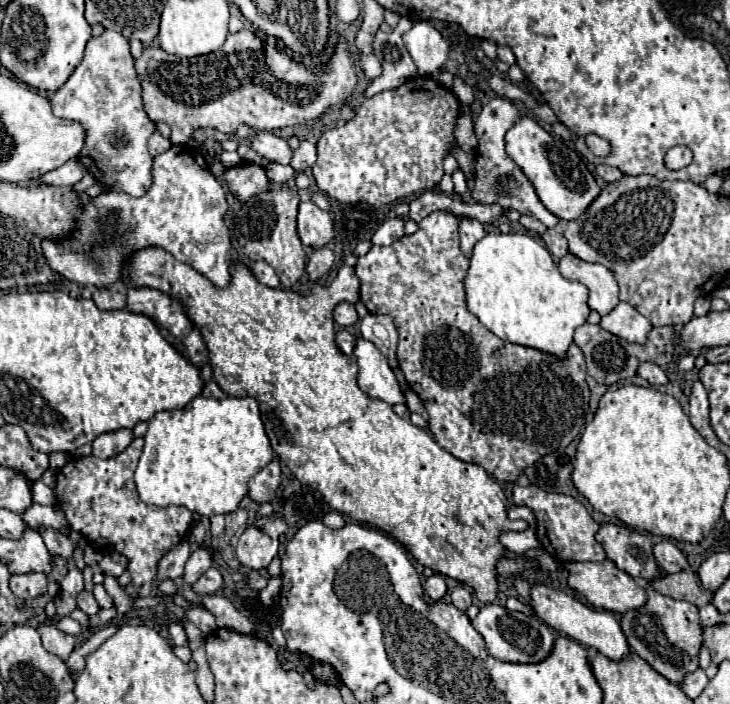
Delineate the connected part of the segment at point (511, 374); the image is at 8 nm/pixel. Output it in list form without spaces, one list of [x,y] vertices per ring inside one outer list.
[[[432,212],[418,224],[414,234],[402,236],[390,246],[372,246],[356,264],[360,298],[370,314],[392,316],[398,330],[396,356],[400,370],[424,402],[430,416],[428,428],[436,442],[458,460],[484,466],[498,482],[516,482],[528,466],[544,454],[564,450],[582,432],[590,400],[586,362],[576,344],[570,346],[566,358],[556,358],[534,348],[504,342],[466,310],[464,278],[470,262],[460,252],[458,222],[450,212]]]

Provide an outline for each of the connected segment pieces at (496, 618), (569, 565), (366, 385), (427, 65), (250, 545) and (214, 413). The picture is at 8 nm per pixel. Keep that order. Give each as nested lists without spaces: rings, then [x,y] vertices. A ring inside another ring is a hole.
[[[484,604],[478,612],[478,616],[472,620],[474,628],[482,634],[488,654],[496,656],[498,660],[512,660],[512,662],[532,662],[532,660],[544,660],[554,644],[552,630],[534,614],[522,614],[522,612],[510,612],[502,604]]]
[[[602,560],[602,562],[564,562],[564,570],[568,570],[568,584],[594,608],[602,608],[608,612],[624,614],[632,608],[640,608],[646,602],[646,590],[634,582],[632,576],[622,572],[612,560]]]
[[[358,338],[354,348],[354,360],[358,364],[358,386],[366,394],[384,400],[390,406],[406,404],[406,396],[400,390],[394,372],[372,342]]]
[[[416,22],[402,38],[416,68],[420,70],[418,74],[436,80],[450,52],[442,34],[430,22]]]
[[[248,526],[236,546],[236,558],[240,560],[242,566],[250,570],[266,568],[276,554],[278,542],[274,542],[264,530],[256,526]]]
[[[196,396],[180,410],[158,412],[148,422],[148,432],[144,436],[144,450],[134,474],[134,482],[140,498],[146,504],[156,506],[186,506],[202,516],[228,514],[234,512],[240,500],[248,492],[248,480],[268,466],[274,458],[270,440],[266,436],[258,402],[250,396],[246,398],[204,398]]]

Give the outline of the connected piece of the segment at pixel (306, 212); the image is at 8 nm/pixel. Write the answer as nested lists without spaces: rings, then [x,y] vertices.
[[[300,202],[298,210],[298,236],[308,248],[322,248],[334,236],[334,224],[326,210],[318,208],[314,202]]]

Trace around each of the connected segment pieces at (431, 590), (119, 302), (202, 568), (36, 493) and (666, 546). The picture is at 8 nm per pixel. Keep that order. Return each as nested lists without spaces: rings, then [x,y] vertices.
[[[434,574],[424,582],[424,592],[432,598],[432,600],[440,600],[446,594],[446,580],[442,574]]]
[[[96,288],[92,290],[92,300],[100,310],[116,310],[126,306],[126,294],[110,288]]]
[[[198,548],[190,554],[188,562],[186,562],[186,572],[184,572],[184,582],[188,584],[194,584],[208,568],[212,566],[212,556],[206,548]]]
[[[40,479],[32,483],[31,492],[34,503],[41,505],[54,505],[56,503],[53,489],[45,485]]]
[[[664,539],[654,546],[654,558],[656,558],[662,574],[672,574],[672,572],[680,572],[680,570],[688,568],[686,556],[668,539]]]

